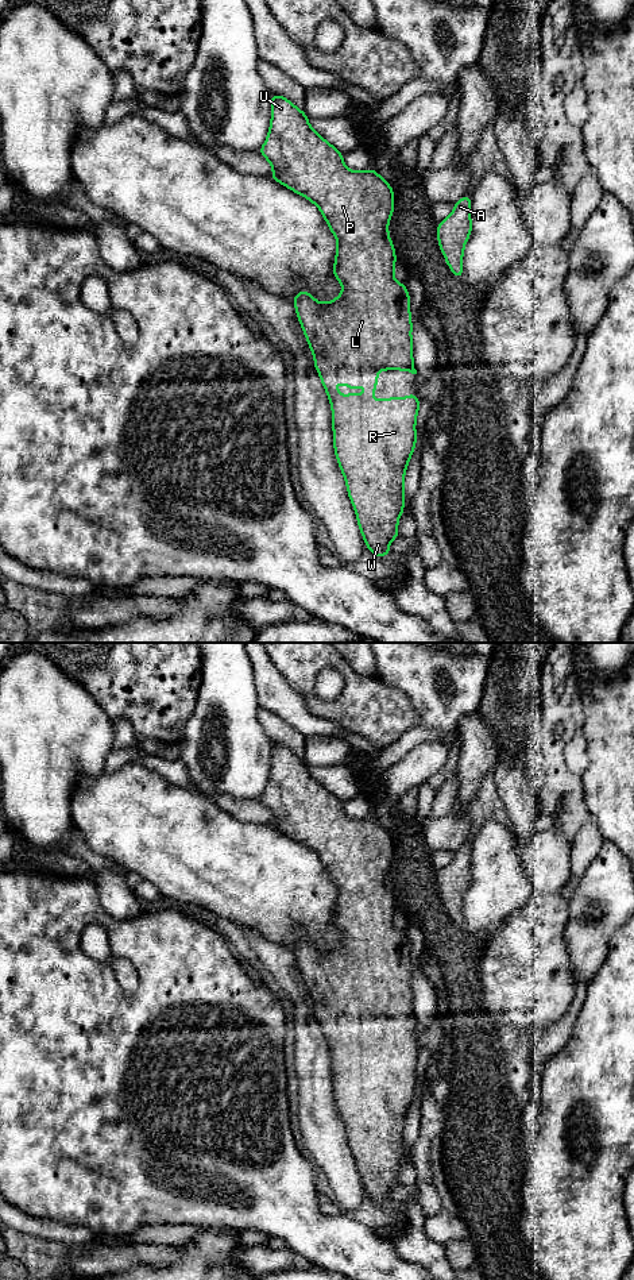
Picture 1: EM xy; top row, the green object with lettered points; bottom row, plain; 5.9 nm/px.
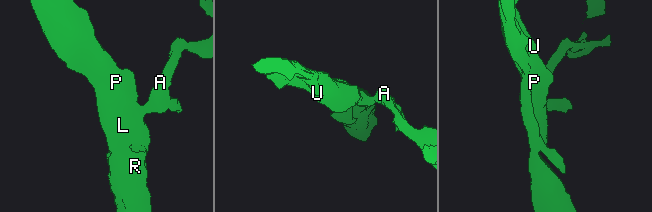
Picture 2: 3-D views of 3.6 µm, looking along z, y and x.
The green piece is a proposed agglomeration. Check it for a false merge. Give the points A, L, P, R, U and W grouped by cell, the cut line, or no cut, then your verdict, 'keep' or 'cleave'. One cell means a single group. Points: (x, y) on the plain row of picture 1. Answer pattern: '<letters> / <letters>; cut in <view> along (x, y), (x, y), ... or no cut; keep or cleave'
A L P R U W; no cut; keep

